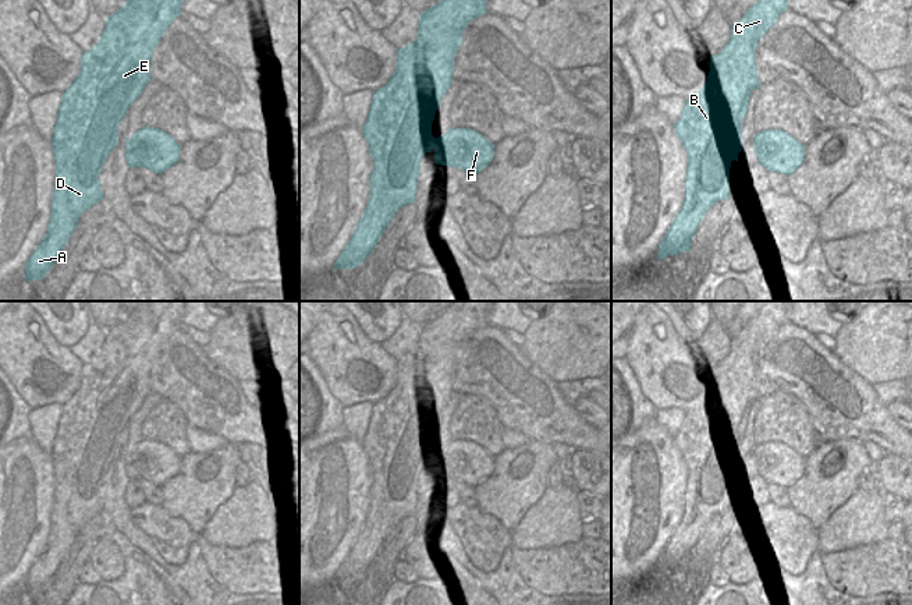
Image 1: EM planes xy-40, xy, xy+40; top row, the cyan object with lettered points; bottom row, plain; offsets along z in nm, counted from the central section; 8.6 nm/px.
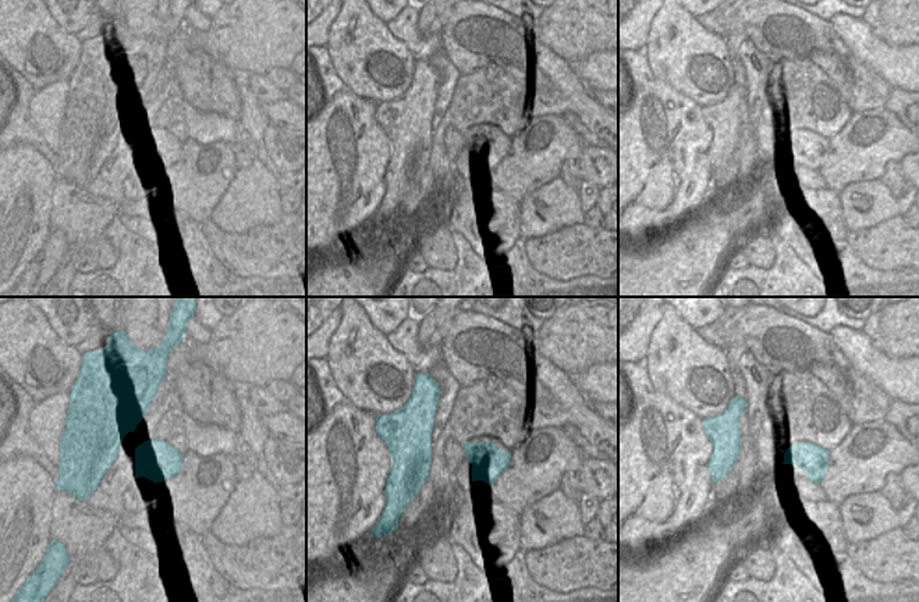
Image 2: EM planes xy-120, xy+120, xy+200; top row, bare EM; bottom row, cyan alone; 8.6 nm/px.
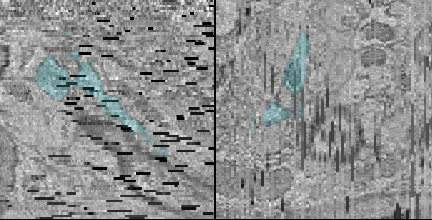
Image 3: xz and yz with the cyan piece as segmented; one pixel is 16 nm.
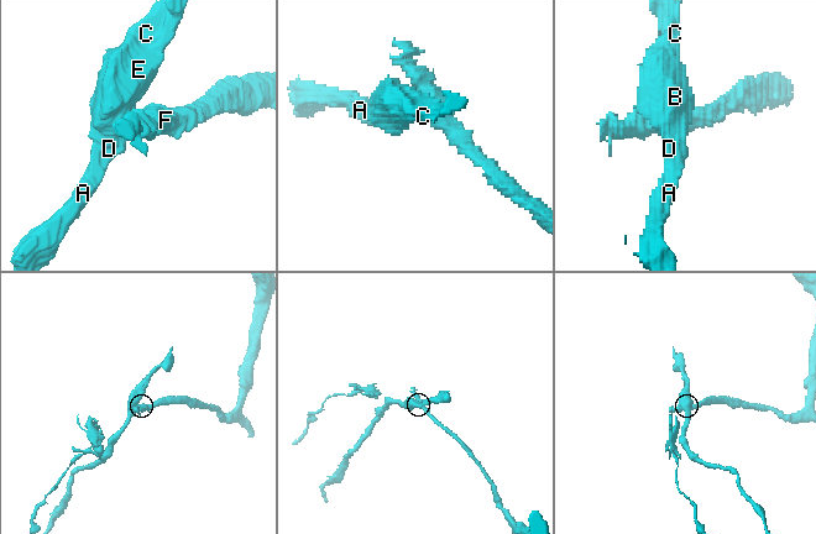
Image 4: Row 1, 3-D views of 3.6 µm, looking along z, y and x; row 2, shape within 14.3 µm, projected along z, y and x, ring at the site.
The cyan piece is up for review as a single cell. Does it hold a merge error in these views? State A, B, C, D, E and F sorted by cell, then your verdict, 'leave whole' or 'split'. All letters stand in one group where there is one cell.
A B C D E / F | split

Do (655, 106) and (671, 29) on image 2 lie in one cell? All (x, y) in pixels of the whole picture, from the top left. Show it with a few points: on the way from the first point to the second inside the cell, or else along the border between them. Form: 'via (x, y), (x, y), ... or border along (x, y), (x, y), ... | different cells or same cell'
border along (653, 77), (670, 84), (688, 98) | different cells

